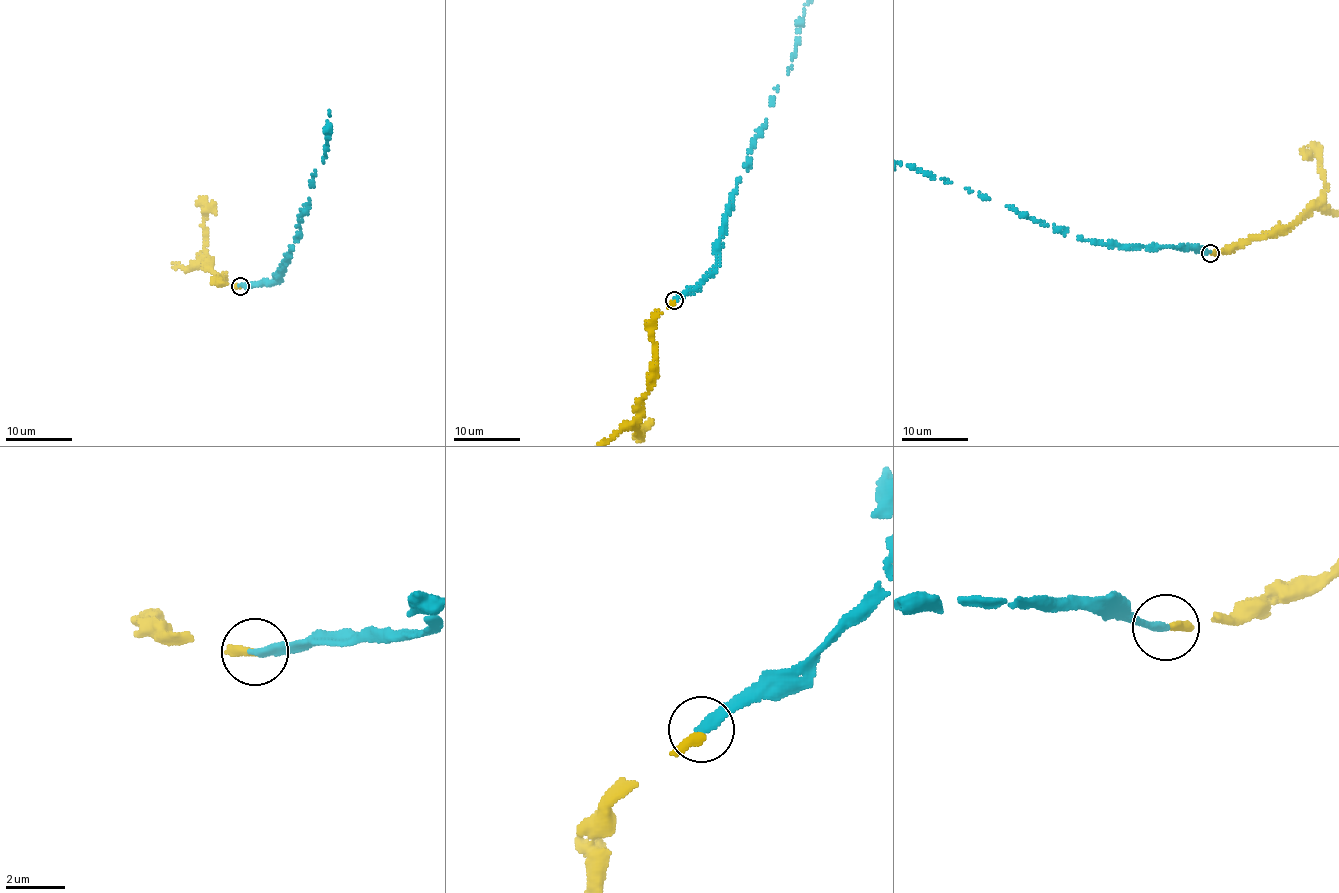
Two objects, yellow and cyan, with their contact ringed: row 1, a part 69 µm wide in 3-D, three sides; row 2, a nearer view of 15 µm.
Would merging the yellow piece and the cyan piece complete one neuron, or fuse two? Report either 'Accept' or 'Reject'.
Accept

